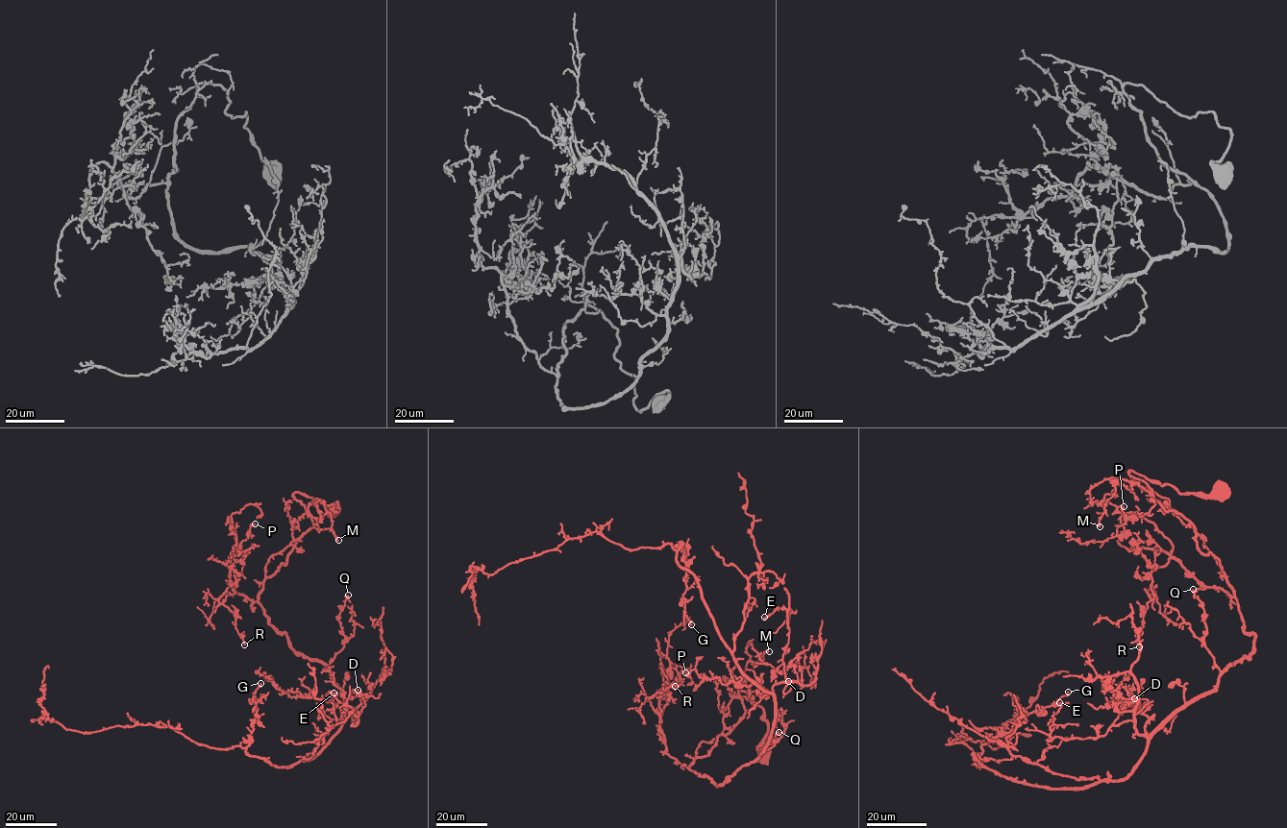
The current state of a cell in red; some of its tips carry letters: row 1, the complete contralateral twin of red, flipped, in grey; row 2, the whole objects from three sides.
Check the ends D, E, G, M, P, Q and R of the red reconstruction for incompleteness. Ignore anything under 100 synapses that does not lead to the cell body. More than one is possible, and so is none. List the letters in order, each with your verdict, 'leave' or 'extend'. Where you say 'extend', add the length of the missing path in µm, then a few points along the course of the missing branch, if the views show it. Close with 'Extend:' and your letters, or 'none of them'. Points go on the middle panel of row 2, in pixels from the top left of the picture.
D: leave
E: leave
G: leave
M: leave
P: leave
Q: leave
R: leave
Extend: none of them

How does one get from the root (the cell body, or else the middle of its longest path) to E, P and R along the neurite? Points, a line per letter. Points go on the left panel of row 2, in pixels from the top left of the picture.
E: (332, 510), (293, 495), (306, 512), (259, 602), (329, 669), (342, 720), (355, 708), (358, 723), (334, 693)
P: (332, 510), (293, 495), (306, 512), (256, 601), (227, 565), (231, 529), (239, 547), (255, 523)
R: (332, 510), (293, 495), (306, 512), (268, 559), (256, 601), (235, 592), (229, 567), (219, 602), (244, 645)

